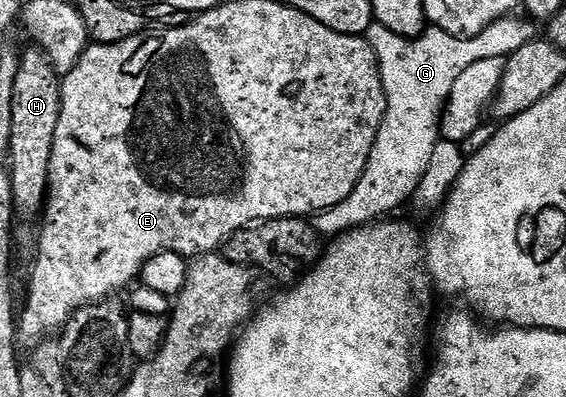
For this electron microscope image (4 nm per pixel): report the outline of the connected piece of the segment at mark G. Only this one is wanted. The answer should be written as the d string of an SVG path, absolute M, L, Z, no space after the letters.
M518 17L500 19L491 24L483 33L470 39L462 39L460 35L447 35L436 30L426 30L424 35L415 39L404 39L387 30L382 23L374 21L367 32L367 42L377 55L377 67L381 70L381 80L385 90L385 116L381 122L379 133L375 137L375 145L371 149L371 157L363 169L363 177L359 177L359 185L351 189L351 197L347 201L339 201L339 205L331 205L331 209L323 209L312 216L311 222L317 234L322 237L336 237L345 231L354 231L357 227L366 227L368 223L384 220L392 211L397 211L405 202L412 200L419 189L419 181L423 181L423 173L427 173L427 165L431 162L431 153L441 139L441 111L445 108L447 97L455 80L467 68L475 65L475 61L487 61L487 57L499 57L506 60L523 45L534 42L534 24L524 23Z

